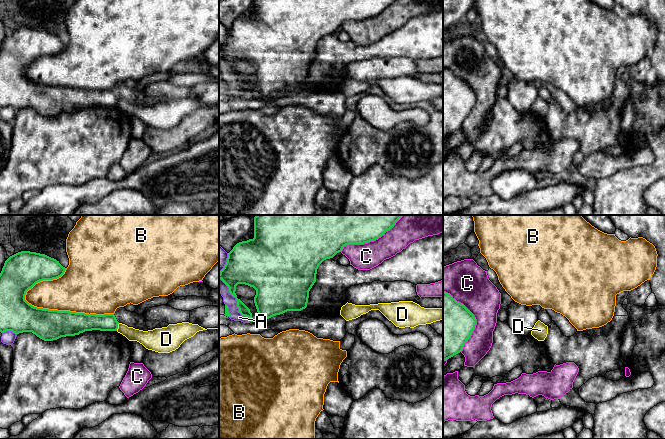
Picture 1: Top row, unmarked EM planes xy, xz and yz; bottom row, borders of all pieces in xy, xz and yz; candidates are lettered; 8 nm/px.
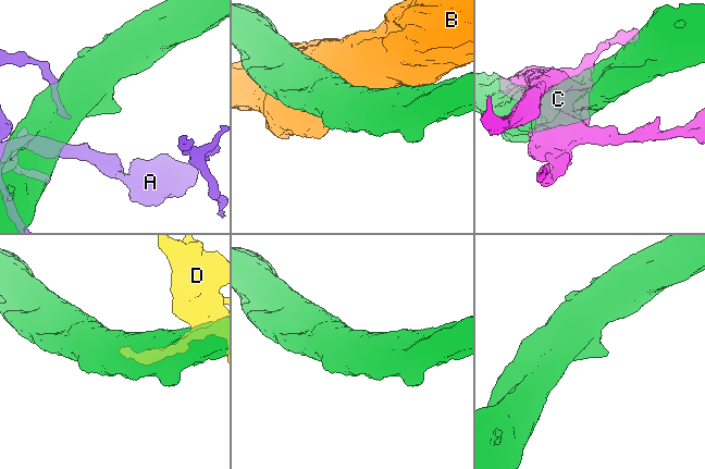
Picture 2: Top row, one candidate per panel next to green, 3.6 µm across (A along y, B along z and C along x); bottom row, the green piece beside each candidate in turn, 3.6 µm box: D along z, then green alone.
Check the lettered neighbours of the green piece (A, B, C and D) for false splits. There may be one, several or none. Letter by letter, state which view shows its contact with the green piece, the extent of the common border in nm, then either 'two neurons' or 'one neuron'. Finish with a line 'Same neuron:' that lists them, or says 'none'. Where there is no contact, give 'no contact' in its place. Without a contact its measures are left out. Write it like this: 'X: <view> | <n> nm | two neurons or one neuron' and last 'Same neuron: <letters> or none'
A: xz | 440 nm | two neurons
B: xy | 750 nm | two neurons
C: yz | 500 nm | two neurons
D: xy | 70 nm | two neurons
Same neuron: none

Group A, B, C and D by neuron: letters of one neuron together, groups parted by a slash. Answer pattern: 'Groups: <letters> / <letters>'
Groups: A / B / C / D

